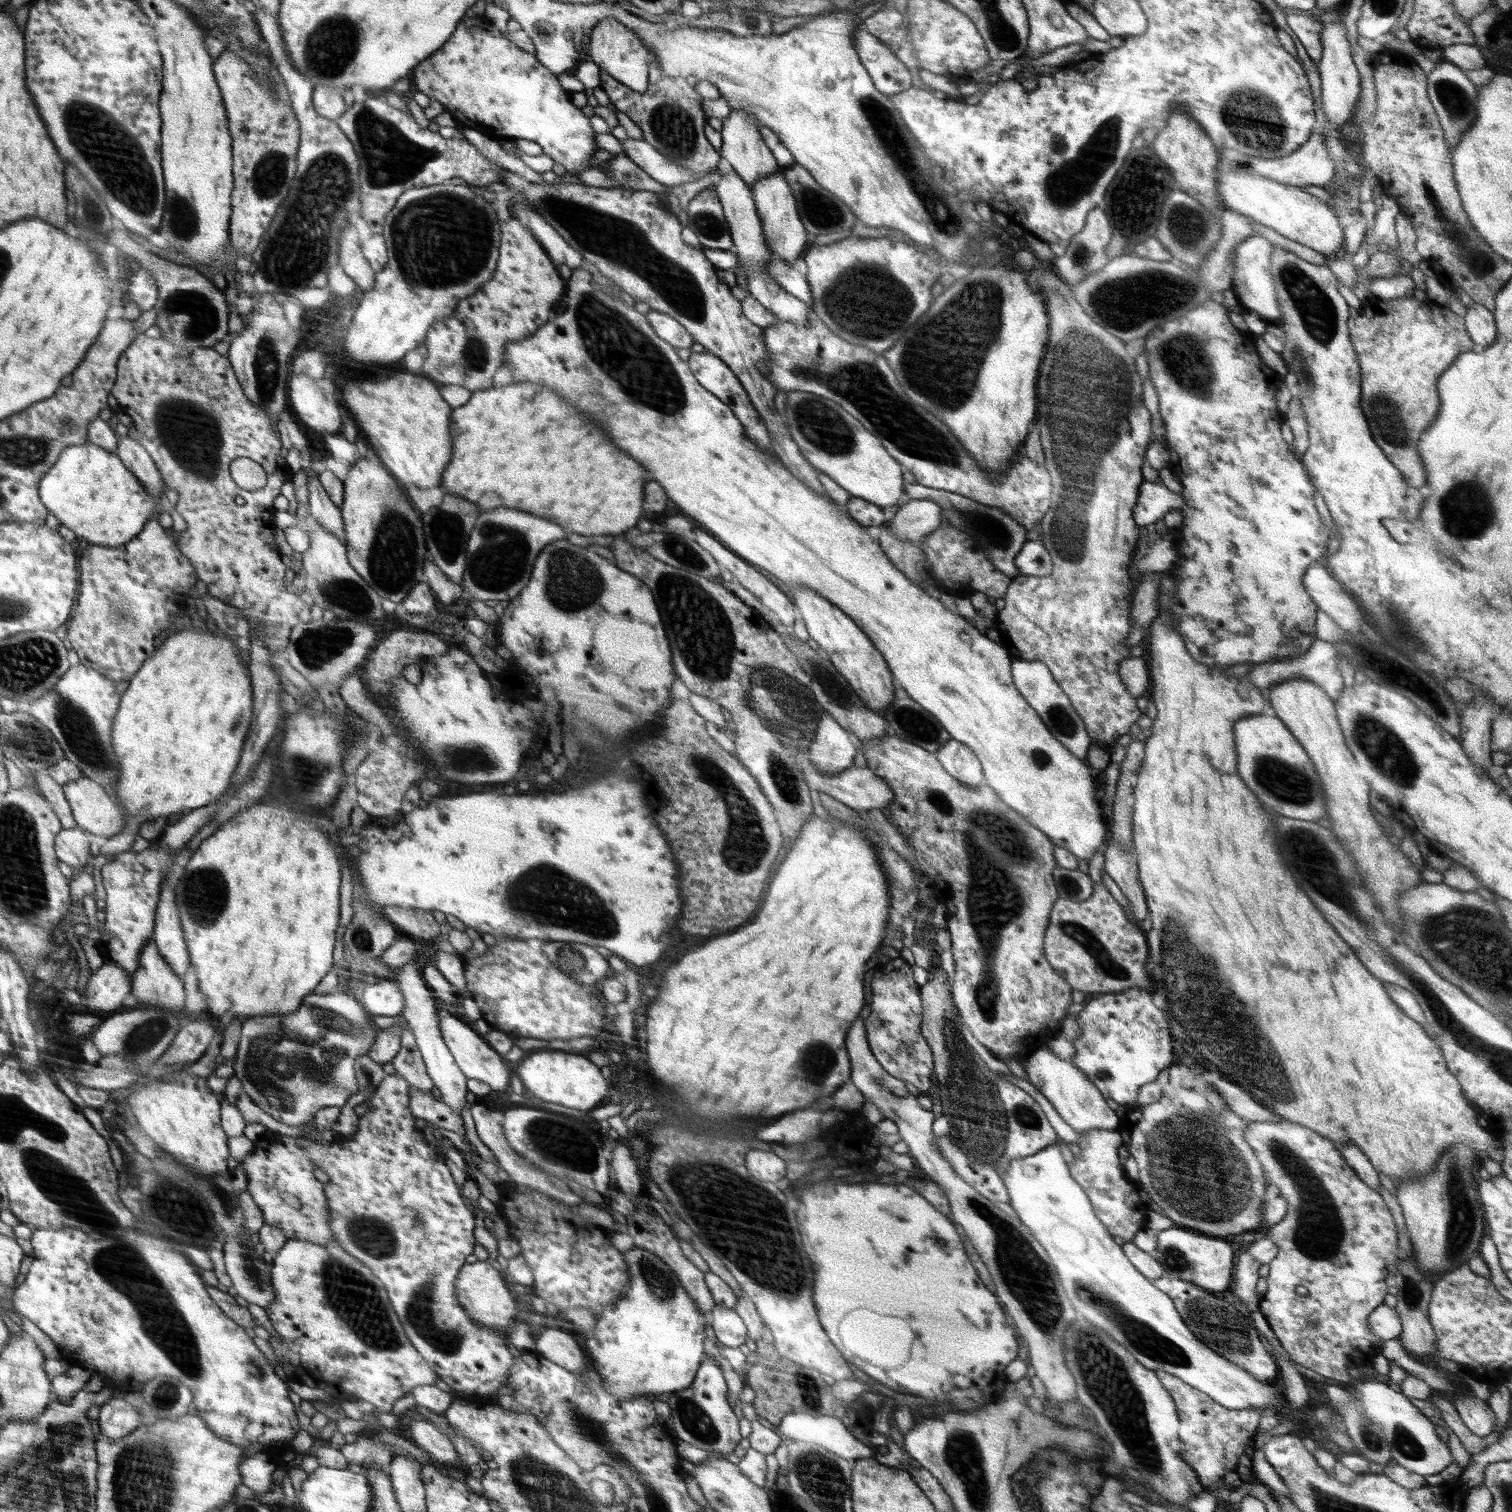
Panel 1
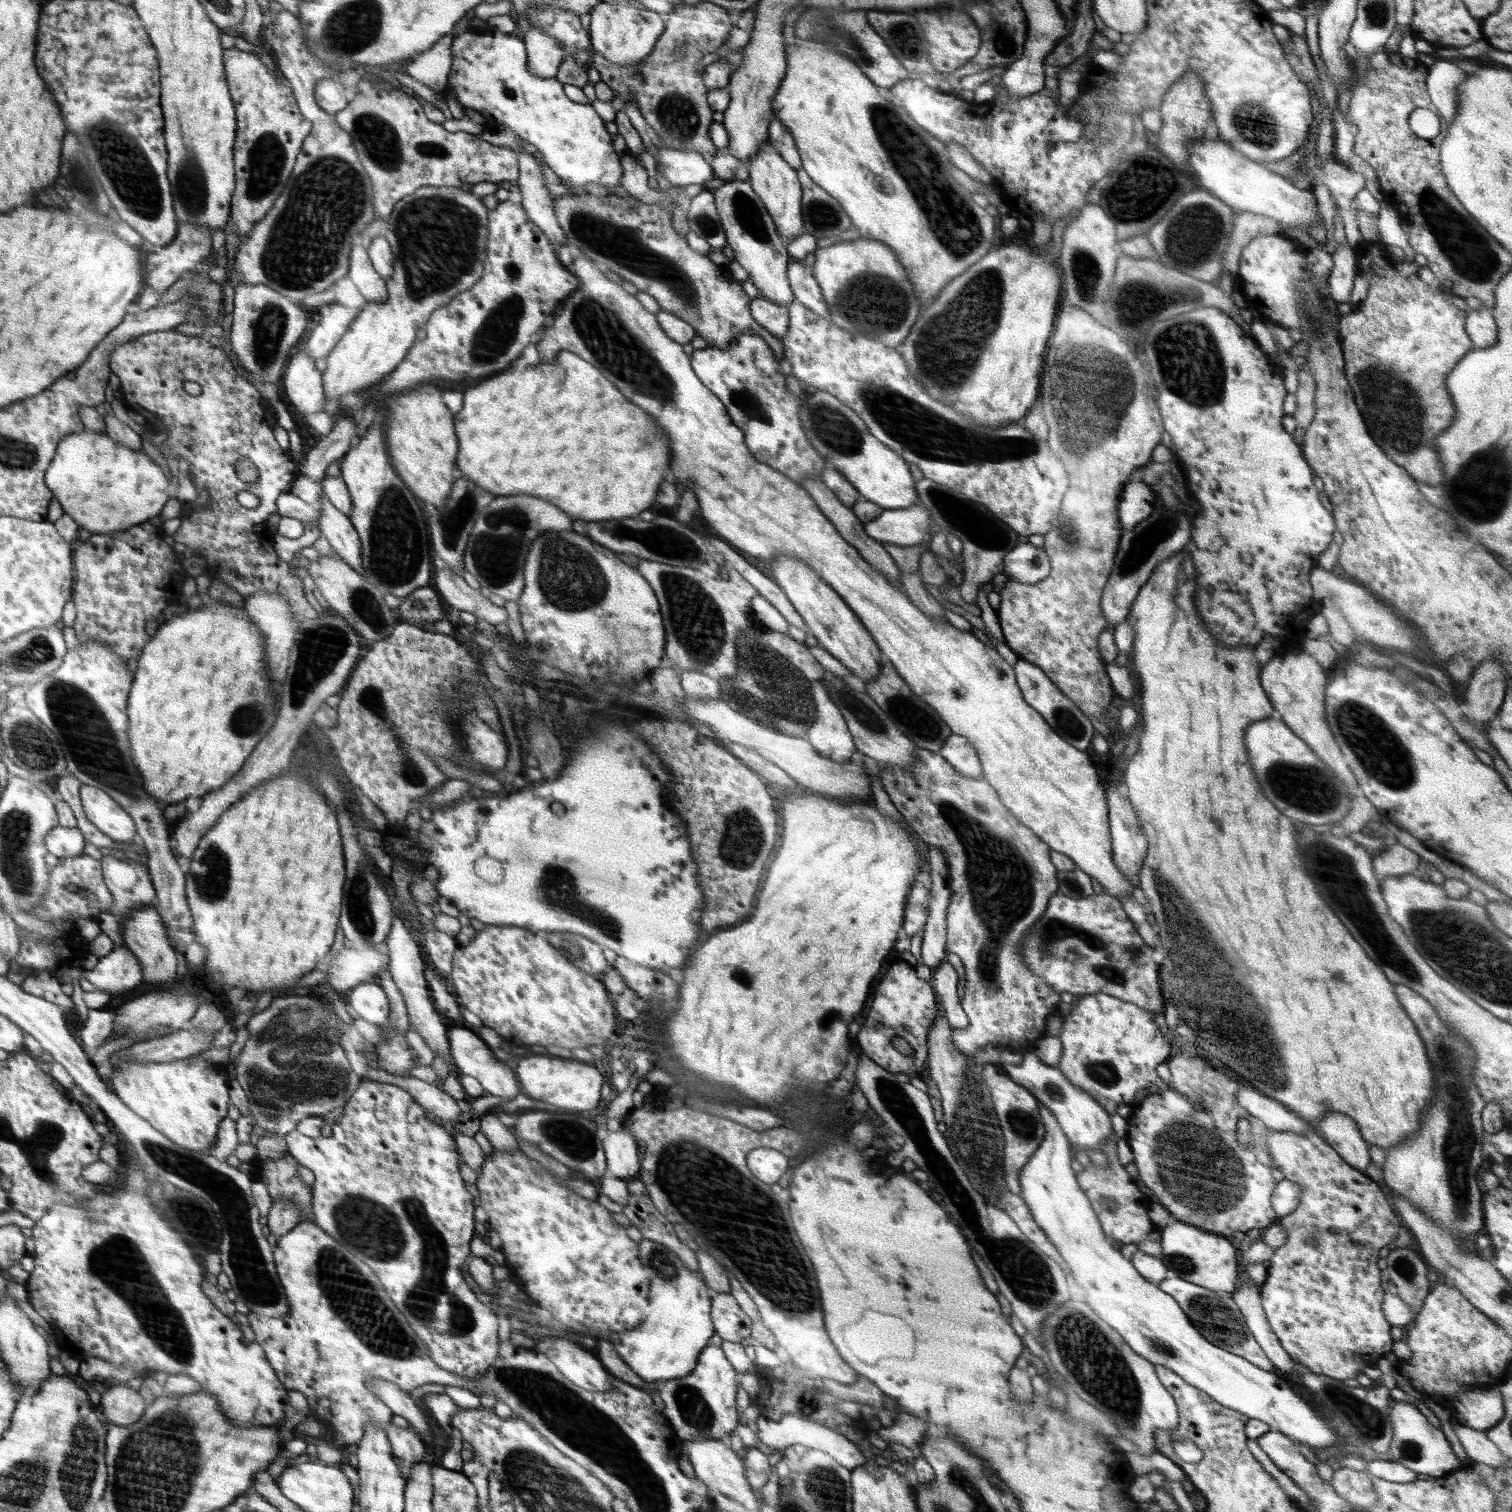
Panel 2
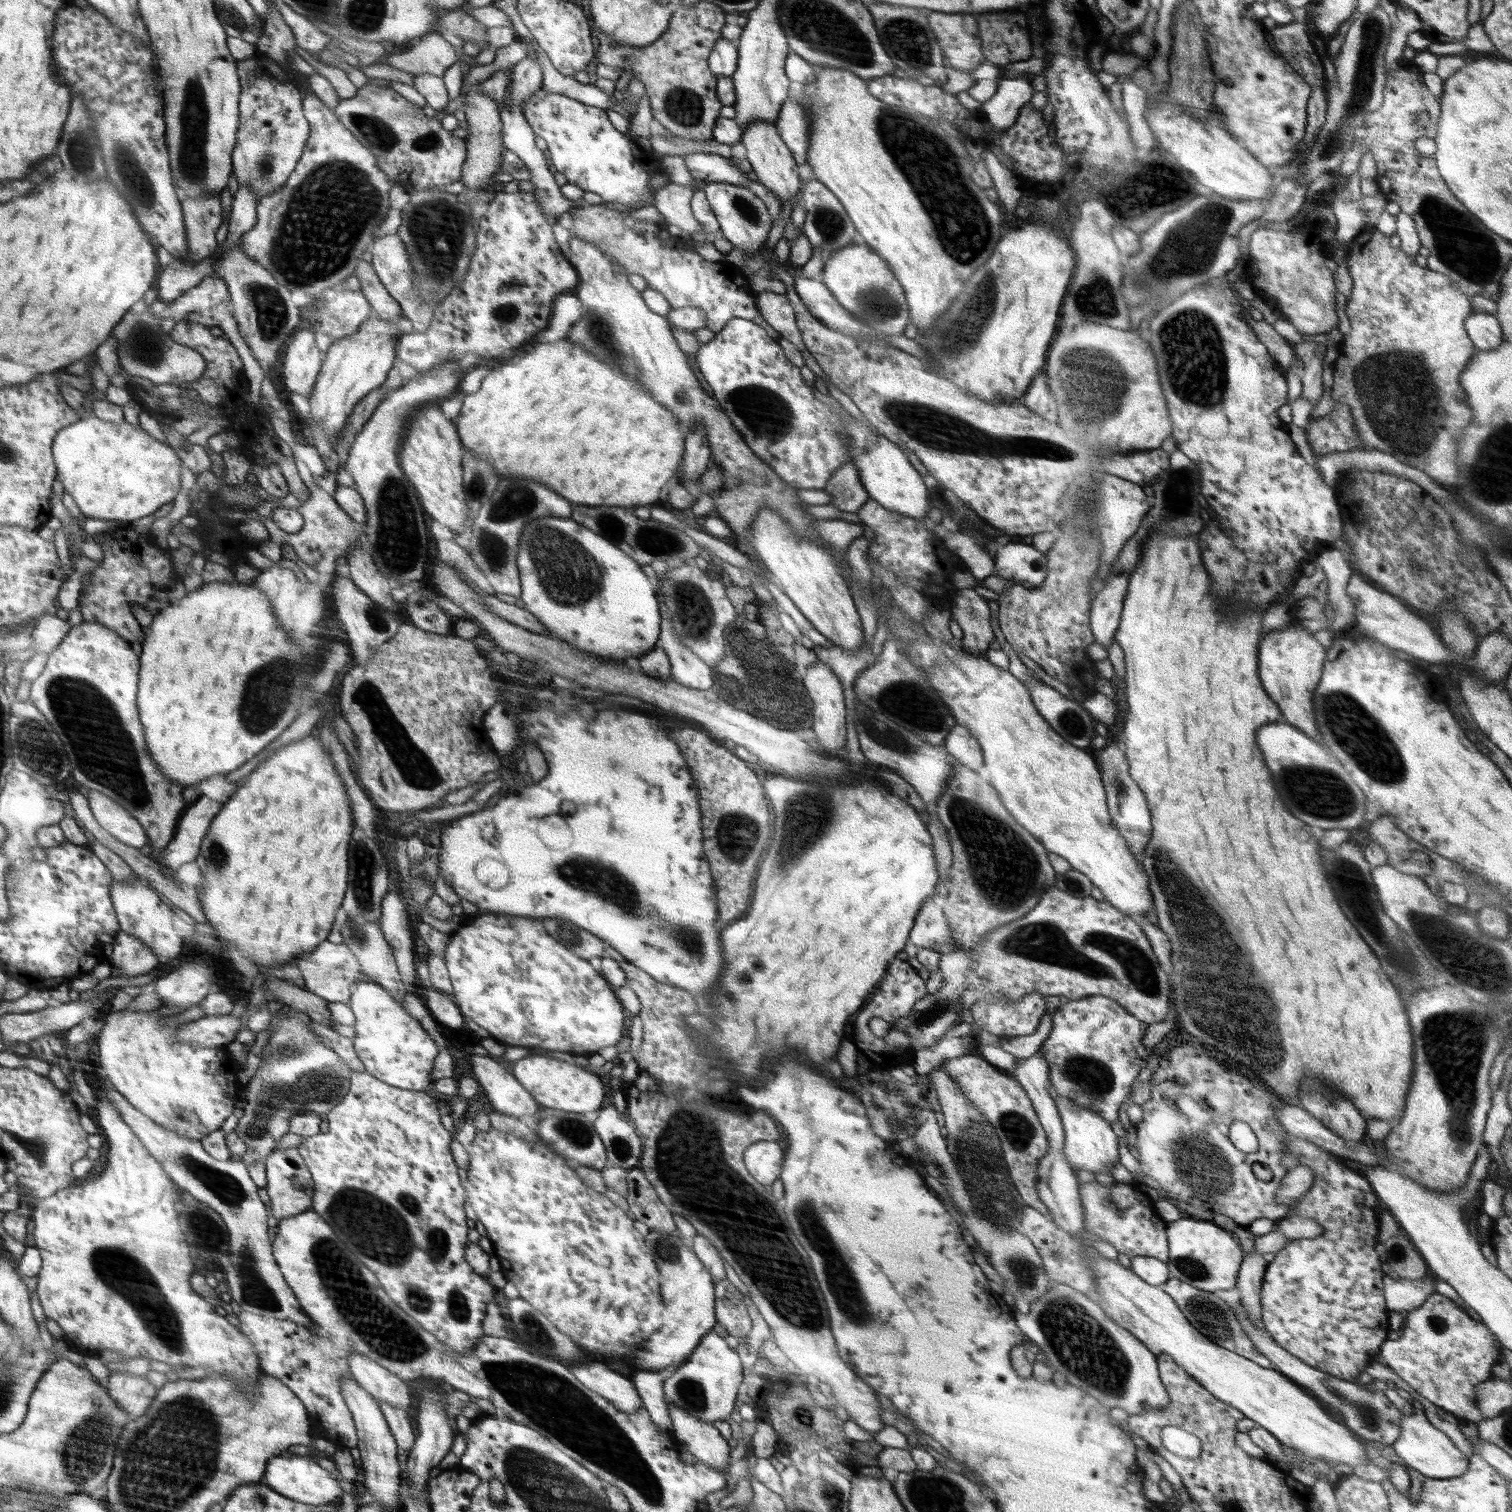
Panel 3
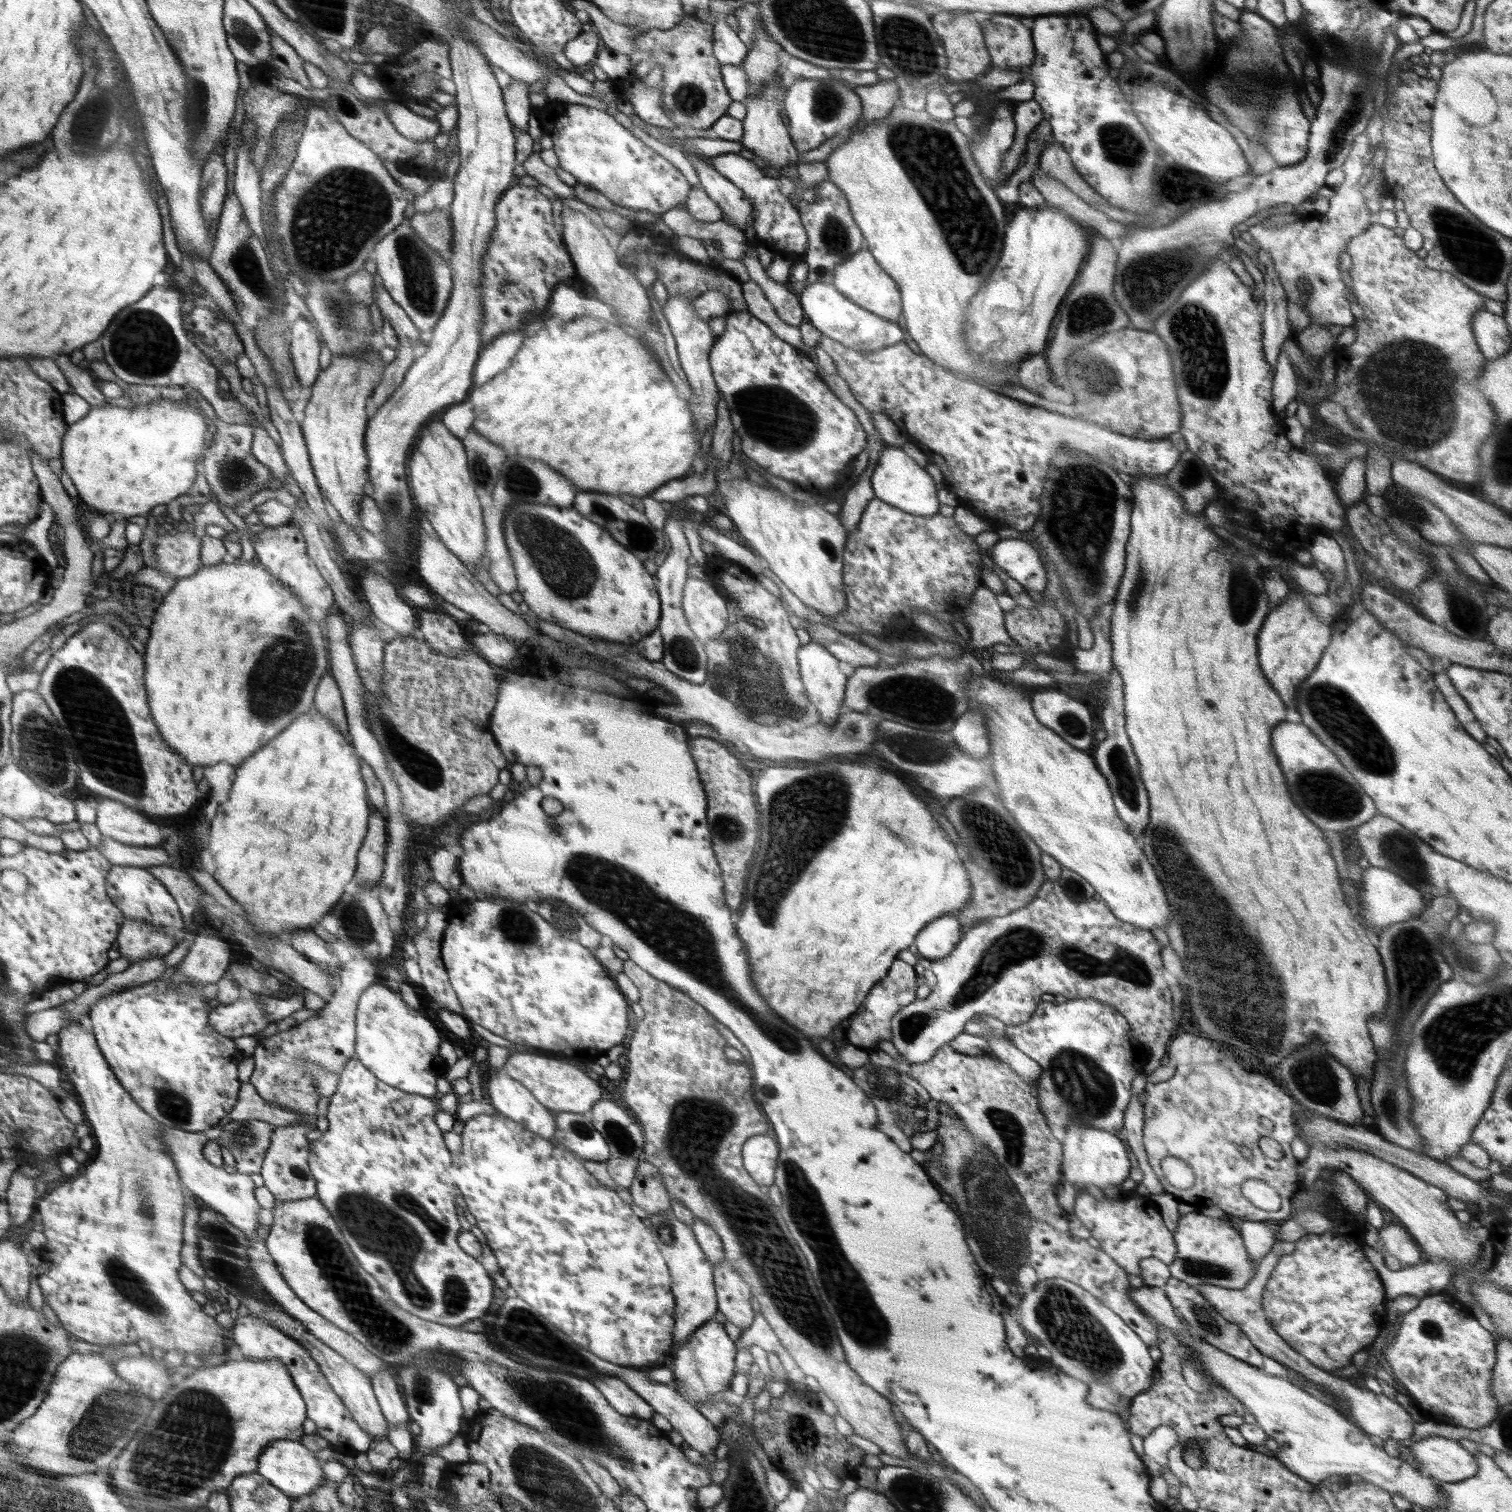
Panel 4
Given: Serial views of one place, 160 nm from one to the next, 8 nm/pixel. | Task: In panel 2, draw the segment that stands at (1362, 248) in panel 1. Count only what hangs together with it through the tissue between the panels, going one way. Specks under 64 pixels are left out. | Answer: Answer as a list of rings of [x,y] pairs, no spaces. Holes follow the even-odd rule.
[[[1388,206],[1379,210],[1379,217],[1376,222],[1381,240],[1387,245],[1402,248],[1405,260],[1413,260],[1415,250],[1410,246],[1408,235],[1402,230],[1402,219],[1393,207]]]

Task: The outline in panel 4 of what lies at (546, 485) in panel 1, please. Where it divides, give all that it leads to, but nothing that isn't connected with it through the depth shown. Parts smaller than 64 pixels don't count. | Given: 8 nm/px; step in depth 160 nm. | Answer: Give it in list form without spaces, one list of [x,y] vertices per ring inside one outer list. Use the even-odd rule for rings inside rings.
[[[583,314],[580,318],[567,320],[562,324],[548,315],[542,330],[523,340],[517,355],[511,360],[506,370],[499,372],[486,384],[476,387],[474,392],[470,394],[470,402],[474,406],[474,422],[471,428],[482,436],[486,436],[490,442],[502,446],[506,450],[506,454],[508,454],[508,448],[512,442],[512,448],[510,448],[512,456],[516,454],[516,456],[528,456],[528,458],[542,460],[548,466],[552,466],[556,472],[562,472],[578,490],[586,490],[586,492],[606,492],[606,494],[614,494],[614,496],[622,496],[622,494],[634,494],[636,497],[650,496],[668,480],[682,478],[688,470],[691,474],[692,462],[700,449],[700,444],[698,444],[700,436],[694,428],[694,419],[692,418],[692,411],[687,405],[688,402],[684,402],[678,396],[674,384],[668,380],[668,374],[658,366],[660,362],[657,358],[652,358],[652,354],[648,354],[648,348],[645,347],[645,344],[638,337],[628,336],[624,332],[624,328],[630,330],[628,326],[604,322],[604,320],[589,314]]]

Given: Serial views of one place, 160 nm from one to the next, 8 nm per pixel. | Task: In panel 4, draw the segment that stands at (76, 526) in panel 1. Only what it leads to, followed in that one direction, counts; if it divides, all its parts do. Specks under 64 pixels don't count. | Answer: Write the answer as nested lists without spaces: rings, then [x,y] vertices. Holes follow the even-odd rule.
[[[163,396],[160,403],[146,406],[135,404],[132,409],[124,409],[107,403],[104,406],[92,406],[84,418],[67,427],[65,435],[61,438],[63,440],[61,446],[61,459],[64,461],[63,470],[66,471],[66,474],[74,483],[77,494],[82,499],[82,502],[87,504],[90,511],[100,512],[108,517],[120,516],[127,520],[138,520],[138,514],[148,514],[154,506],[158,506],[158,504],[166,505],[166,502],[170,502],[174,498],[182,499],[182,494],[188,493],[190,486],[194,484],[194,478],[196,478],[196,462],[198,462],[198,456],[200,456],[200,452],[204,448],[204,436],[208,432],[204,418],[198,414],[198,410],[194,410],[190,406],[190,403],[192,401],[188,398],[185,398],[185,400],[170,400],[169,398],[163,398]]]

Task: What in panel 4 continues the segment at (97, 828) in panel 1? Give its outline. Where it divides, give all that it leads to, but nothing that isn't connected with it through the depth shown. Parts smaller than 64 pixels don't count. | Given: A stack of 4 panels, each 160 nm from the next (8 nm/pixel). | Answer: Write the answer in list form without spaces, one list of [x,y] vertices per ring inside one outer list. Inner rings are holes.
[[[102,798],[95,807],[95,825],[103,836],[137,847],[158,847],[164,843],[159,821],[144,818],[128,805],[109,798]]]

